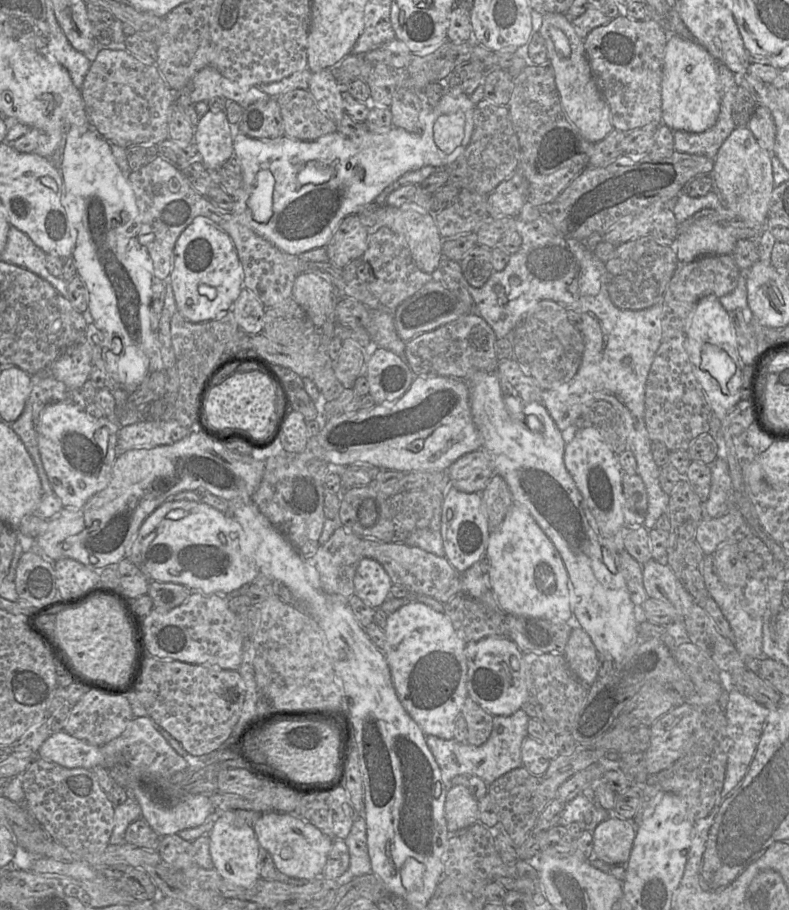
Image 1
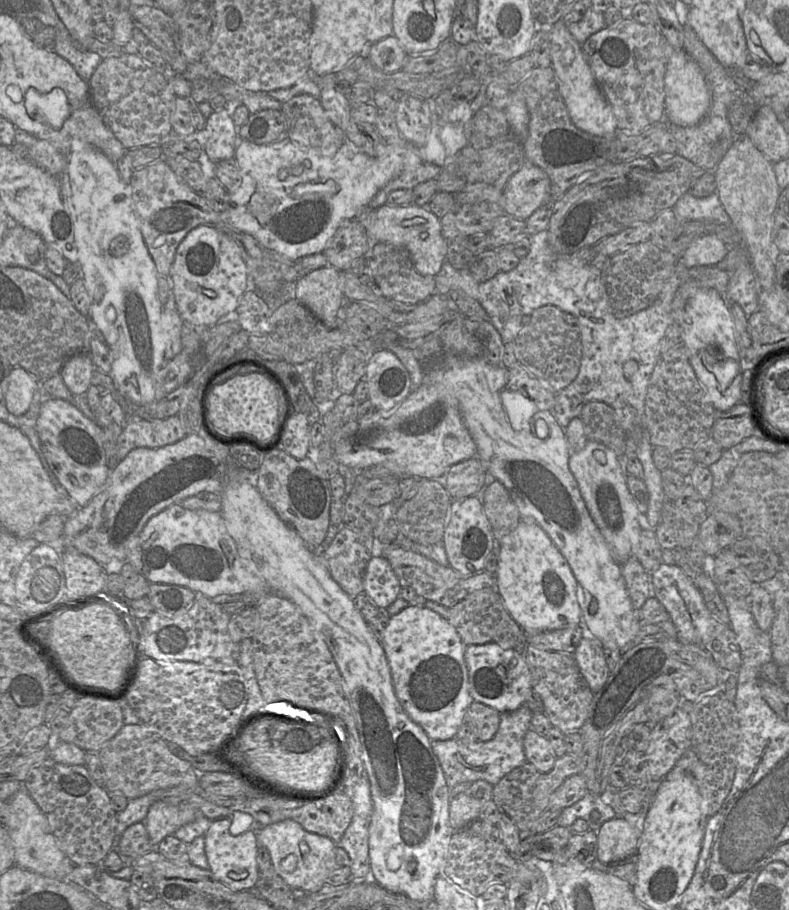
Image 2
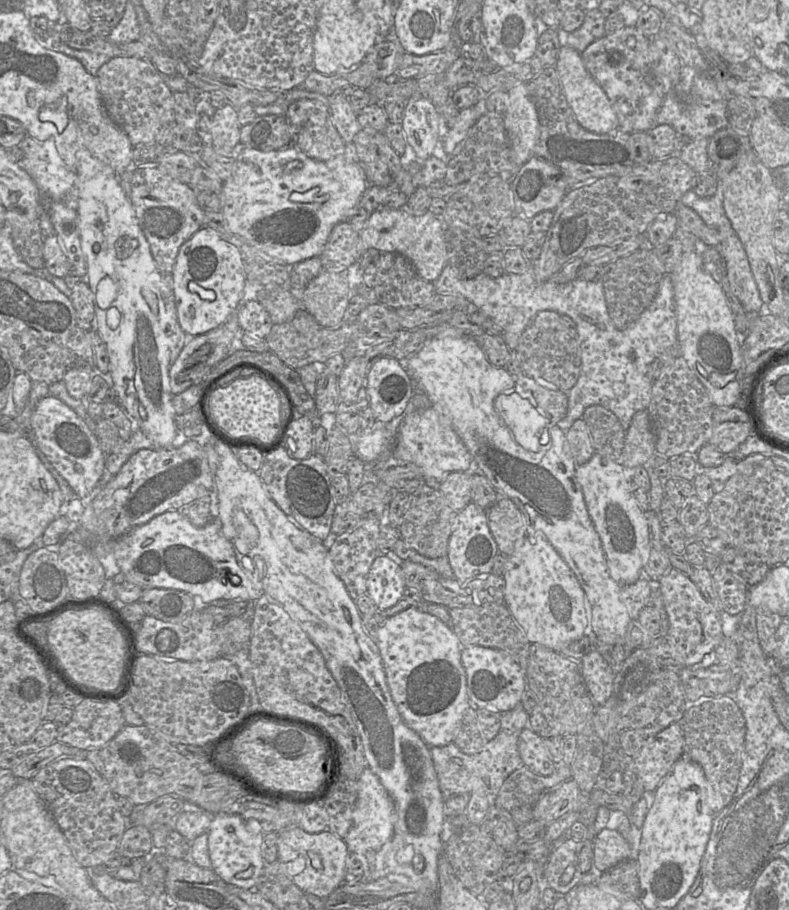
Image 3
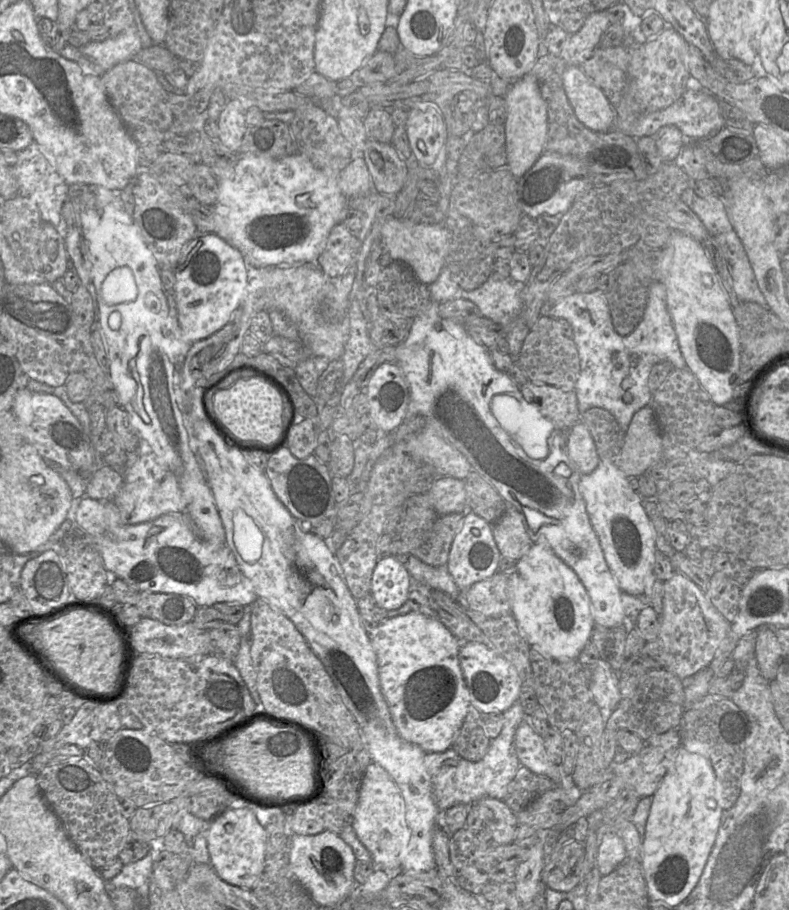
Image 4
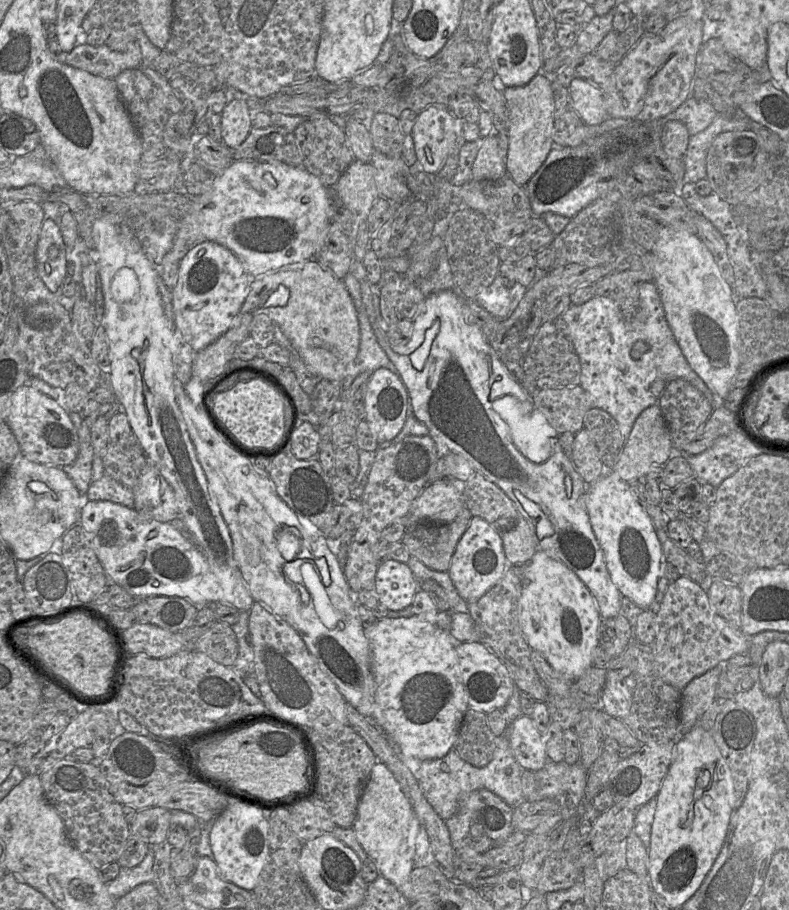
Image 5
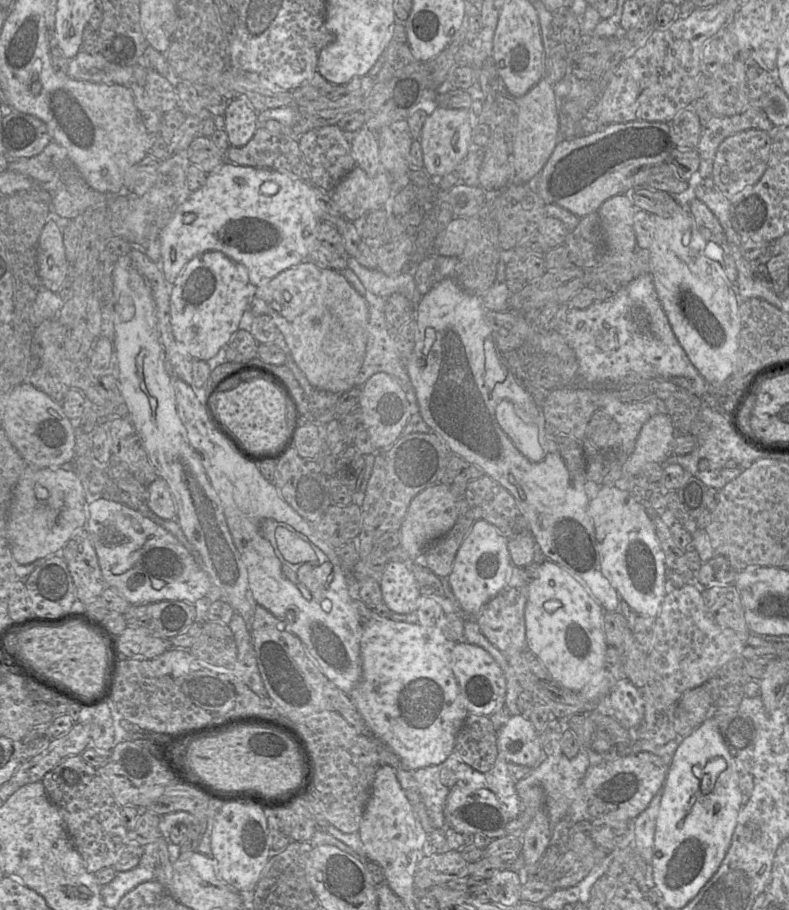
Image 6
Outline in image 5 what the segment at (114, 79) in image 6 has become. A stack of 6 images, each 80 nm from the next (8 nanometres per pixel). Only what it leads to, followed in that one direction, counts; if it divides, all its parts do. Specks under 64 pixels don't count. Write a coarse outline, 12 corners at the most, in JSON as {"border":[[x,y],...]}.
{"border":[[138,41],[125,51],[105,44],[76,45],[65,63],[114,79],[142,66]]}

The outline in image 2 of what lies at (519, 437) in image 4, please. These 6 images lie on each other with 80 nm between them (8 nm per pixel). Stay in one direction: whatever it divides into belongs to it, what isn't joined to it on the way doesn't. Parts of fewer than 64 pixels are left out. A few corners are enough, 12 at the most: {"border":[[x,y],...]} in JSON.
{"border":[[502,390],[512,428],[528,429],[538,407],[518,391]]}

